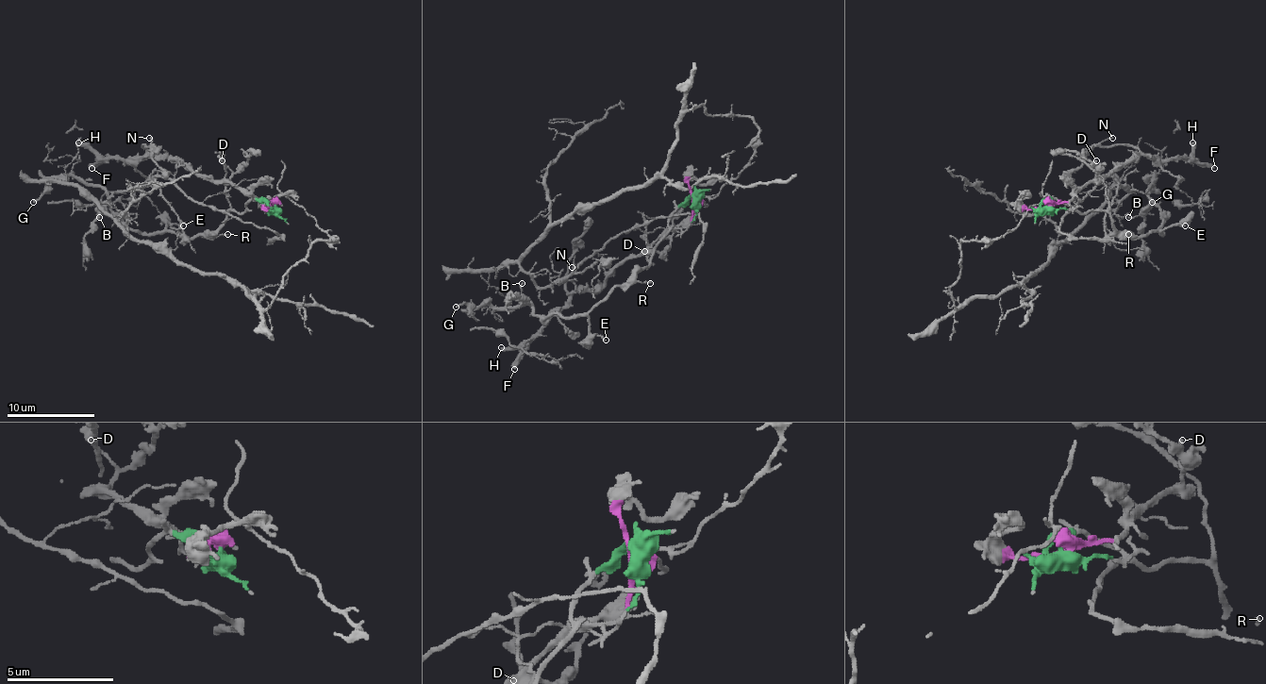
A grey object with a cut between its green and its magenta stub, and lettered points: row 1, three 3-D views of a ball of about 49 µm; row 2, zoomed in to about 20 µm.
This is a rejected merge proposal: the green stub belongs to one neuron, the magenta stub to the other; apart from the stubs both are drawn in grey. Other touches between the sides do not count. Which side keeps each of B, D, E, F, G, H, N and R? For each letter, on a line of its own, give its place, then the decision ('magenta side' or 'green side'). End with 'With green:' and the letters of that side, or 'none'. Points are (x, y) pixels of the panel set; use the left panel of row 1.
B: (99, 217) | green side
D: (222, 160) | magenta side
E: (183, 225) | green side
F: (91, 168) | magenta side
G: (33, 202) | green side
H: (78, 142) | magenta side
N: (149, 138) | magenta side
R: (227, 234) | green side
With green: B, E, G, R

